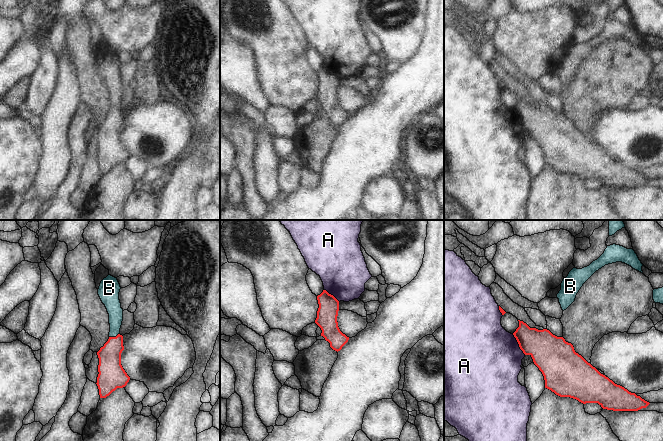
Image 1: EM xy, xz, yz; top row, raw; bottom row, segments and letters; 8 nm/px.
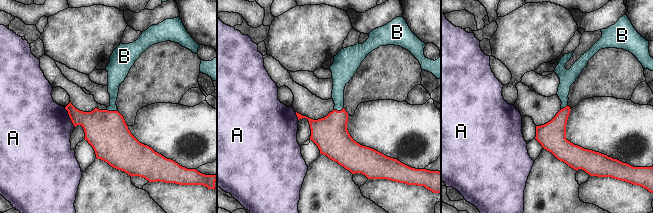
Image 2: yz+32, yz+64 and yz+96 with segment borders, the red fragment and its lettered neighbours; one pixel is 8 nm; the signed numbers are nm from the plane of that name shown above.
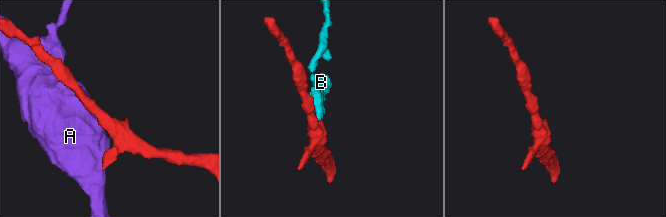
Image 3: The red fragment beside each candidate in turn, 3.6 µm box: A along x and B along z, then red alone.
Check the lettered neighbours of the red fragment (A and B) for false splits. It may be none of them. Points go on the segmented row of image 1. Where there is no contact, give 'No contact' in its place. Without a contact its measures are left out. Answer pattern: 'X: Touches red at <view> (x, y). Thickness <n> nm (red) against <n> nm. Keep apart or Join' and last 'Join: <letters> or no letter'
A: Touches red at yz (518, 343). Thickness 280 nm (red) against 480 nm. Keep apart
B: Touches red at xy (113, 337). Thickness 190 nm (red) against 120 nm. Join
Join: B.

